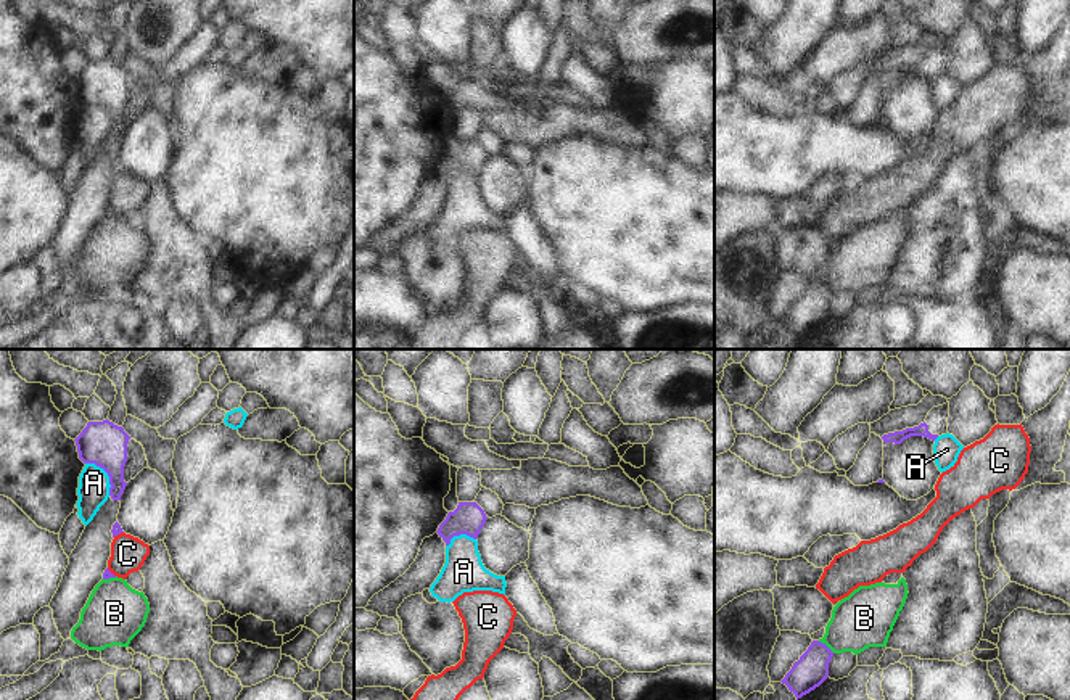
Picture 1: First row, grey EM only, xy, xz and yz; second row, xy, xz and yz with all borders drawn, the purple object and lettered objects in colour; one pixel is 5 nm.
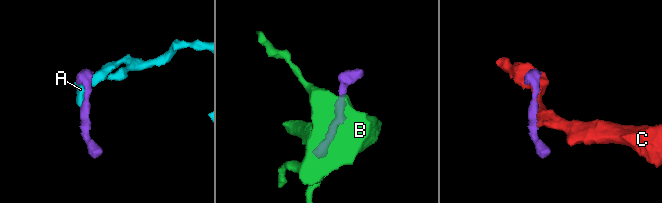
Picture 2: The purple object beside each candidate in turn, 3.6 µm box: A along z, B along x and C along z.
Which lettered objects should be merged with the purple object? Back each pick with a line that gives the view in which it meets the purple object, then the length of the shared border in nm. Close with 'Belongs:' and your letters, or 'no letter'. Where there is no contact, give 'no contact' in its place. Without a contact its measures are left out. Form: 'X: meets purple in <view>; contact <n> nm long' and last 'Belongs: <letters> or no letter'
Belongs: no letter

